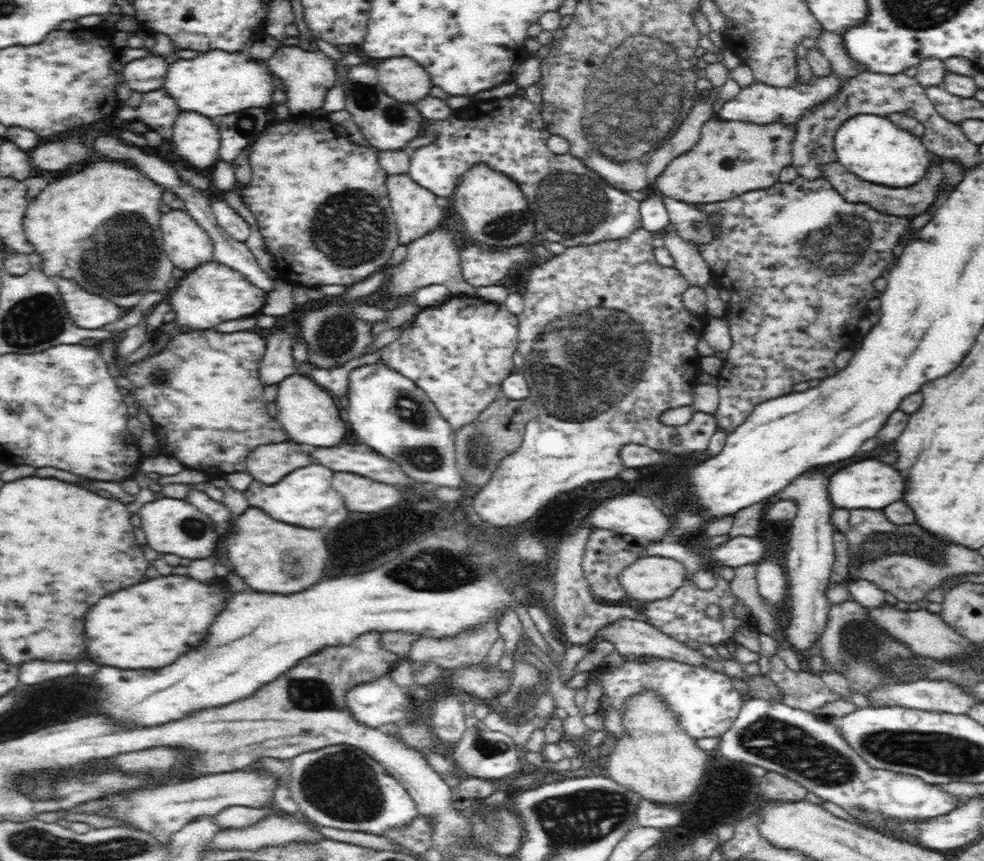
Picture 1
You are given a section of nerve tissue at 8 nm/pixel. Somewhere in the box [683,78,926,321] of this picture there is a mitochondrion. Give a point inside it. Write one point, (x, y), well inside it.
(846, 245)

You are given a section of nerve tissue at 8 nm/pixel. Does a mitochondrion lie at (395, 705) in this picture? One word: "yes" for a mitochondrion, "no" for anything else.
no

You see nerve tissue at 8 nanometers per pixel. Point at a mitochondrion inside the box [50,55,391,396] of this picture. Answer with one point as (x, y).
(122, 238)

